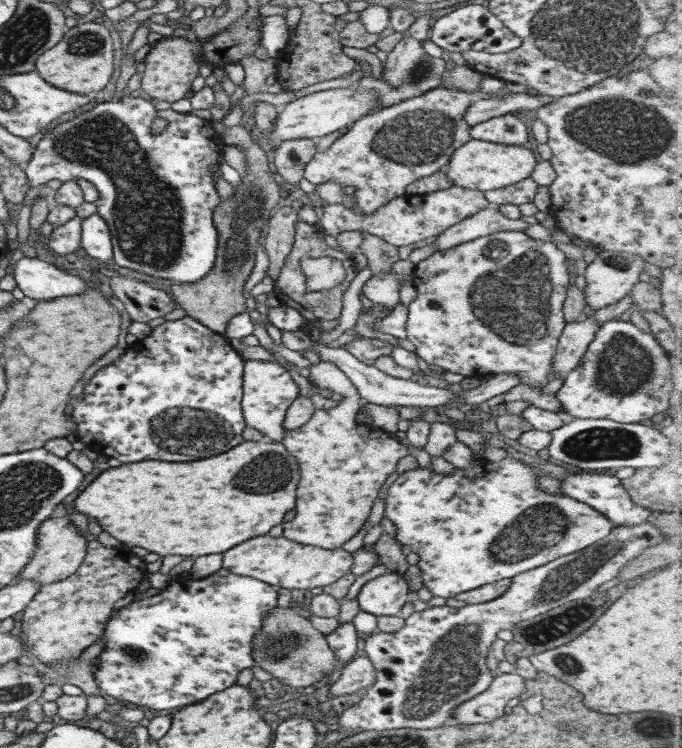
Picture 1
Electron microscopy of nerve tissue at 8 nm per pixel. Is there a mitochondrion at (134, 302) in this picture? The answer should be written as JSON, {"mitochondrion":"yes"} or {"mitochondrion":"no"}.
{"mitochondrion":"no"}

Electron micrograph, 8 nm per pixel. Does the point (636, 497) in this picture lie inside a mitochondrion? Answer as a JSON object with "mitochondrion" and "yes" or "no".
{"mitochondrion":"no"}

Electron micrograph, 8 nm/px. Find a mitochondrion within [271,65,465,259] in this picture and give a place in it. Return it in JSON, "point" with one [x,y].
{"point":[417,136]}

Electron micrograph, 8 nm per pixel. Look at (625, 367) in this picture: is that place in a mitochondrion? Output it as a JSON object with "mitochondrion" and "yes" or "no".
{"mitochondrion":"yes"}

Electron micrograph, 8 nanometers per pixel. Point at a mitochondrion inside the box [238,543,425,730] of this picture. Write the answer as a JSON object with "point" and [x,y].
{"point":[278,646]}

